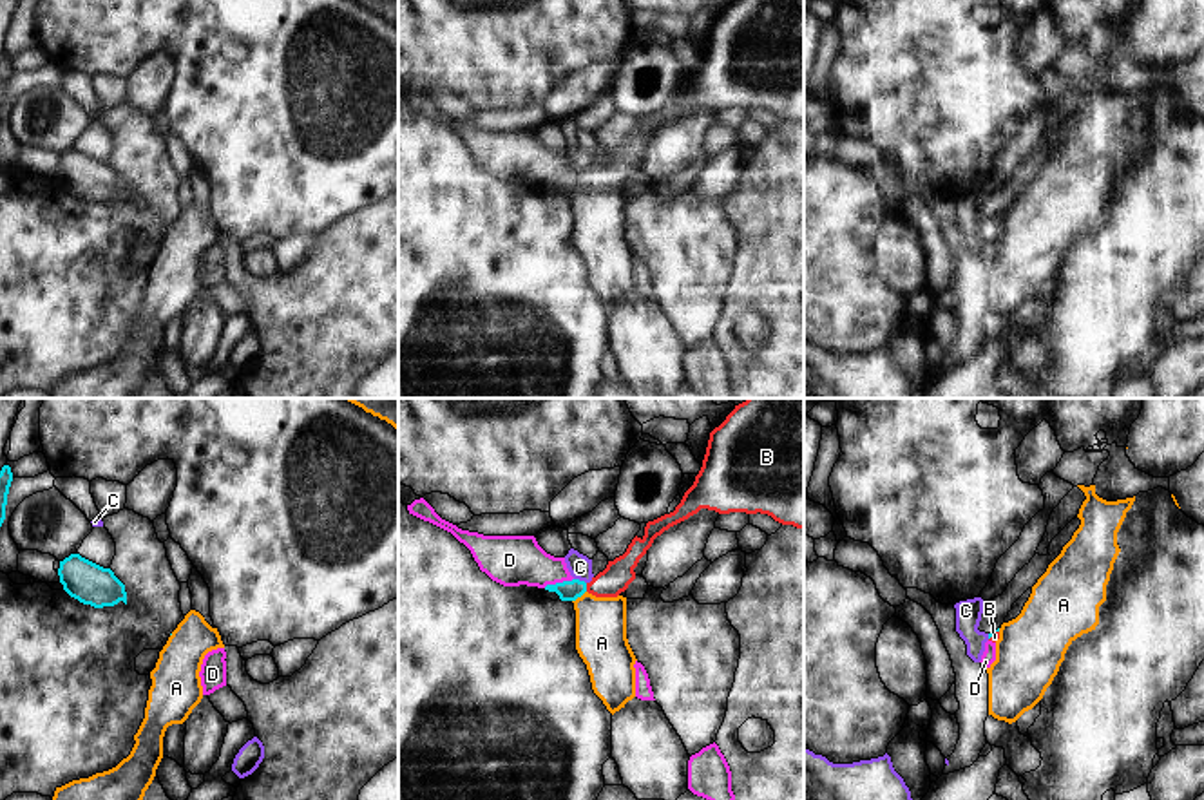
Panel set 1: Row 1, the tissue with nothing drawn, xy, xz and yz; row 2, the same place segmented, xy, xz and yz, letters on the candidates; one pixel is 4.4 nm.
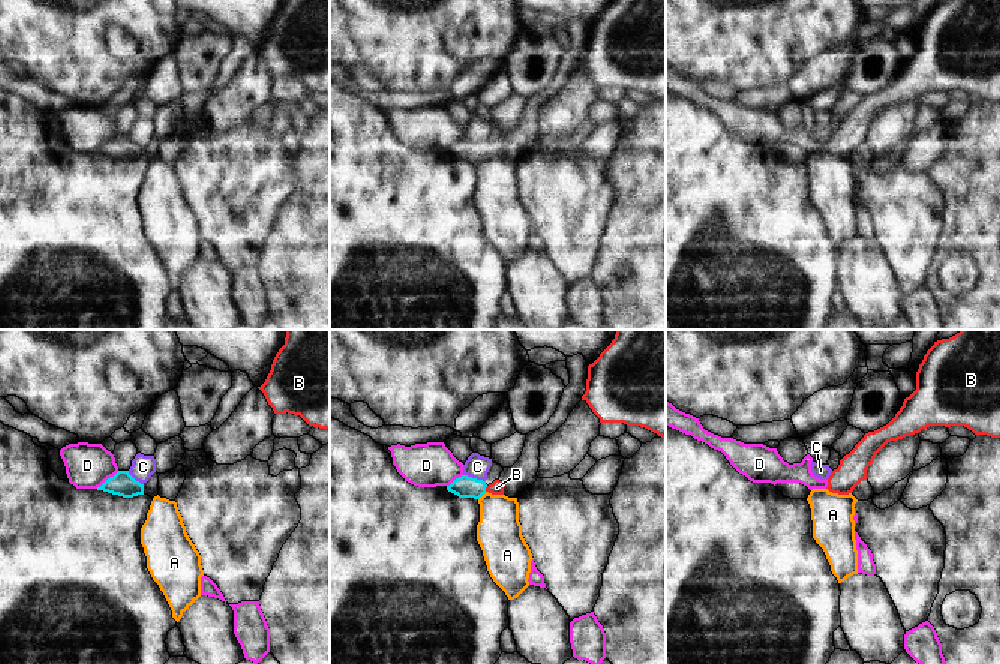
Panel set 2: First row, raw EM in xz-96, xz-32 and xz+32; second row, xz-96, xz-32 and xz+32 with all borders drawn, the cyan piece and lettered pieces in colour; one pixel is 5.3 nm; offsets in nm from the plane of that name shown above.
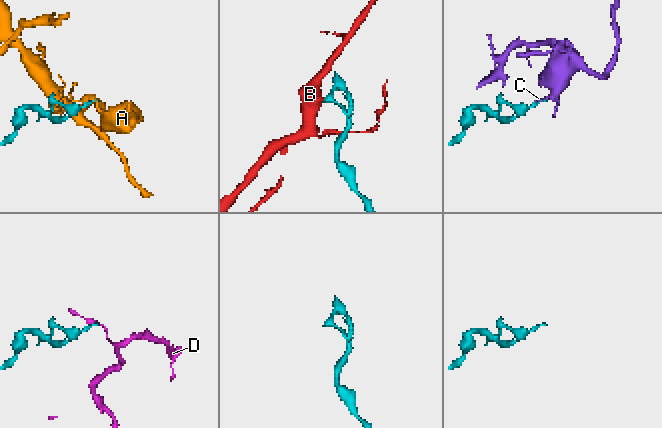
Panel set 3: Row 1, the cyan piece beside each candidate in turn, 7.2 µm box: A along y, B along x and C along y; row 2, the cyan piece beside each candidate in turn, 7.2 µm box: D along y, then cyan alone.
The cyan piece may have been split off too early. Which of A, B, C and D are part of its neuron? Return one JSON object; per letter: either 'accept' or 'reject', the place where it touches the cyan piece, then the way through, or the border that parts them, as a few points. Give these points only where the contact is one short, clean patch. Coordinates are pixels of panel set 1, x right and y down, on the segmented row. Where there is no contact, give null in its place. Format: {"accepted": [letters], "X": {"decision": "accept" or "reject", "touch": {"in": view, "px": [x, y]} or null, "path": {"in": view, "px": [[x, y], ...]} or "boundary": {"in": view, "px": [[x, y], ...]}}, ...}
{"accepted": ["B"], "A": {"decision": "reject", "touch": {"in": "xz", "px": [578, 596]}, "boundary": {"in": "xz", "px": [[585, 590], [573, 601]]}}, "B": {"decision": "accept", "touch": {"in": "xz", "px": [585, 587]}, "path": {"in": "xz", "px": [[569, 590], [585, 587], [605, 585], [620, 572]]}}, "C": {"decision": "reject", "touch": {"in": "xz", "px": [578, 580]}, "boundary": {"in": "xz", "px": [[574, 578], [585, 583]]}}, "D": {"decision": "reject", "touch": {"in": "xz", "px": [558, 583]}, "boundary": {"in": "xz", "px": [[573, 578], [544, 587]]}}}

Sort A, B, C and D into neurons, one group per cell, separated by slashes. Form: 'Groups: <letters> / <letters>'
Groups: A / B / C / D.

